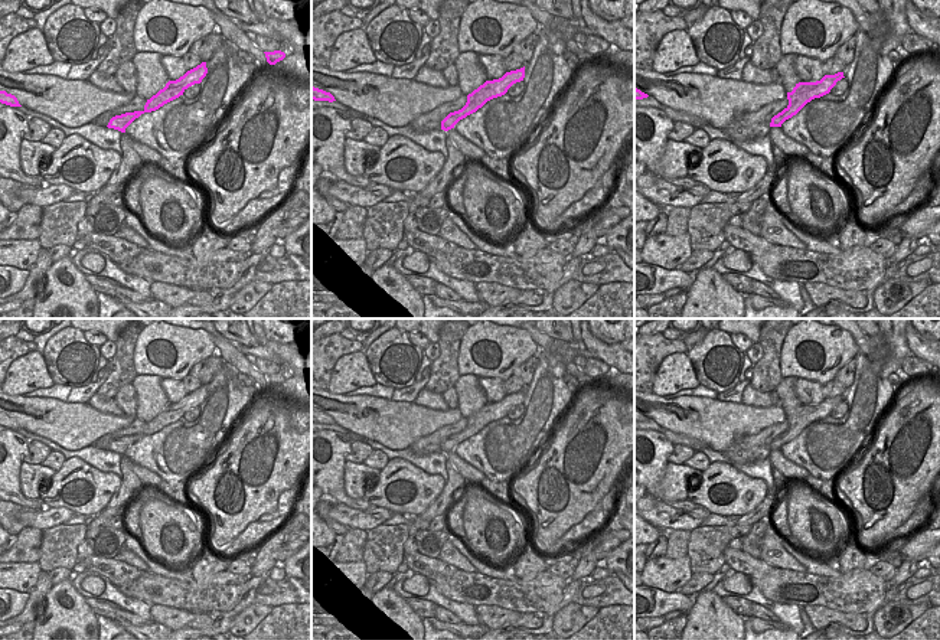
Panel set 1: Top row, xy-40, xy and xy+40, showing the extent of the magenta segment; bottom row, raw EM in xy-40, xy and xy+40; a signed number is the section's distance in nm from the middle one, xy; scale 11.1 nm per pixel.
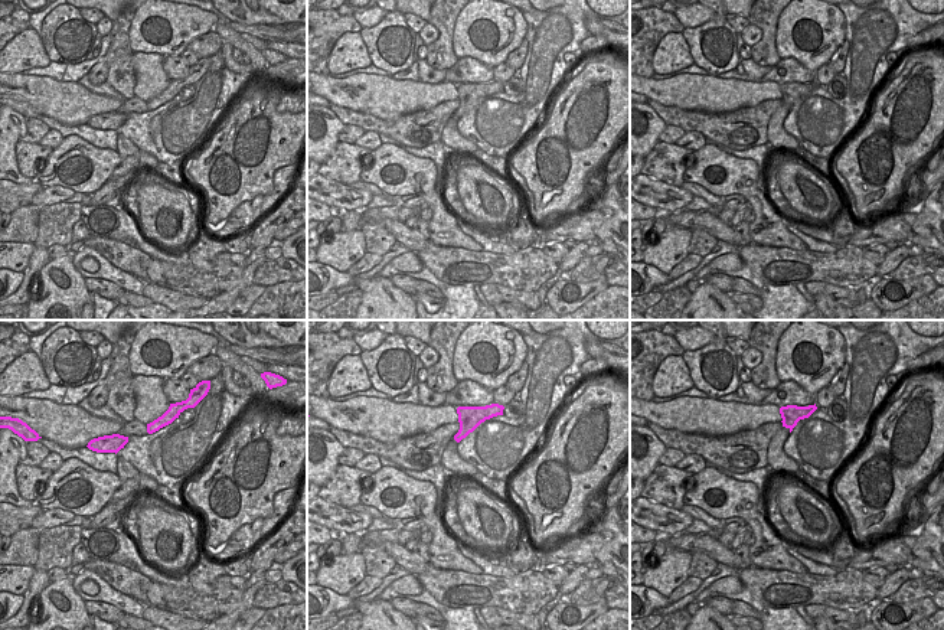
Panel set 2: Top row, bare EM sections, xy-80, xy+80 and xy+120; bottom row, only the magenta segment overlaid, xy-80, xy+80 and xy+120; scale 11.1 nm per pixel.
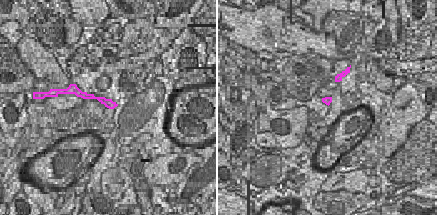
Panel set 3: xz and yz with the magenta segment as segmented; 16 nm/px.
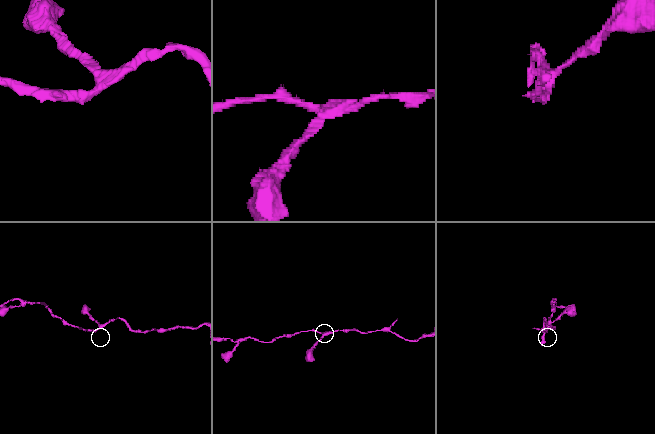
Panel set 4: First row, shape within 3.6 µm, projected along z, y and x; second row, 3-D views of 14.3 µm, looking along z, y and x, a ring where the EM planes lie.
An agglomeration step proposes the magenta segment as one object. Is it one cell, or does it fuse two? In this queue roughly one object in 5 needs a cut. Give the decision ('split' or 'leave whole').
leave whole

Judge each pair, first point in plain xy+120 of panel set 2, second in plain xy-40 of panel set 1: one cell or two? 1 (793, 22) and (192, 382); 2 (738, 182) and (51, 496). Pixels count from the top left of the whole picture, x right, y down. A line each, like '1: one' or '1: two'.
1: two
2: one

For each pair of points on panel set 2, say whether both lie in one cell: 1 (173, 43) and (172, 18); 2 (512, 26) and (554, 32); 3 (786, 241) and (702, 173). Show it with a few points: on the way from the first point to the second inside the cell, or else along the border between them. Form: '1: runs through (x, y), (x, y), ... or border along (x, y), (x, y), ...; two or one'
1: runs through (173, 38), (172, 23); one
2: border along (522, 15), (526, 23), (525, 38); two
3: runs through (767, 216), (740, 185), (724, 185); one

